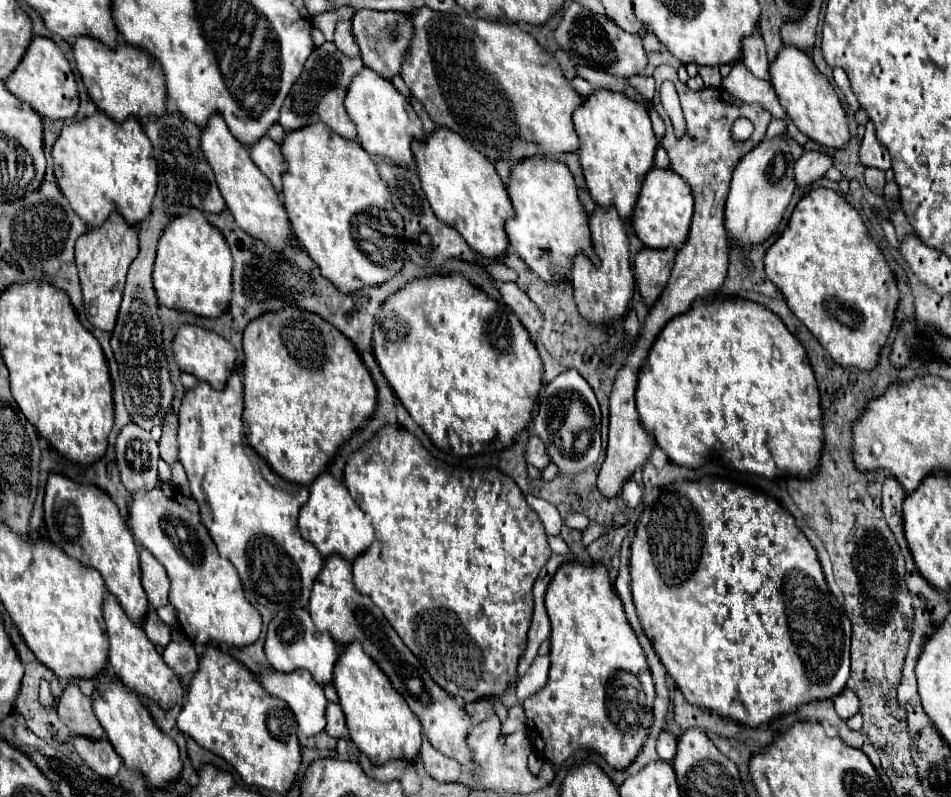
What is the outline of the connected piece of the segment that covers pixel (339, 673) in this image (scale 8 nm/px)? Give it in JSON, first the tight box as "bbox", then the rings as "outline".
{"bbox":[334,642,422,766],"outline":[[[352,642],[344,648],[334,668],[334,686],[346,714],[350,738],[374,766],[390,760],[418,760],[422,744],[420,720],[408,708],[406,700],[392,688],[388,678],[384,678],[384,672],[380,672],[376,662],[372,662],[372,658],[362,650],[360,642]]]}

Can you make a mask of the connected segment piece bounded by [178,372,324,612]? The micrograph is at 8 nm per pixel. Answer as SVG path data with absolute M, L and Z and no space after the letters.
M238 372L230 376L222 392L208 386L208 382L198 382L194 390L186 392L178 416L180 462L184 464L184 470L188 474L192 498L200 506L202 524L208 528L212 540L216 542L220 556L230 560L238 570L246 592L250 592L258 604L270 608L272 612L306 608L314 580L324 564L320 552L310 542L302 540L296 528L296 516L308 502L308 488L290 484L276 476L270 466L250 448L242 426L242 396L242 378Z

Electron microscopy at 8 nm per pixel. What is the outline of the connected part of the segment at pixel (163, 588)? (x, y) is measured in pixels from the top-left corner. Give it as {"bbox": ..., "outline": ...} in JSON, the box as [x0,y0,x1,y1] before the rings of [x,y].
{"bbox":[140,548,170,608],"outline":[[[140,548],[140,572],[142,572],[142,586],[150,606],[152,608],[166,606],[170,592],[170,580],[166,568],[144,548]]]}

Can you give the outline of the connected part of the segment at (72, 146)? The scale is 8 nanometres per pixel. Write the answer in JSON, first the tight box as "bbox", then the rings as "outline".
{"bbox":[52,112,158,228],"outline":[[[96,112],[90,118],[66,124],[52,148],[52,158],[60,190],[88,228],[98,228],[110,212],[122,214],[130,226],[138,226],[148,216],[158,186],[158,166],[138,120],[114,122],[104,112]]]}

